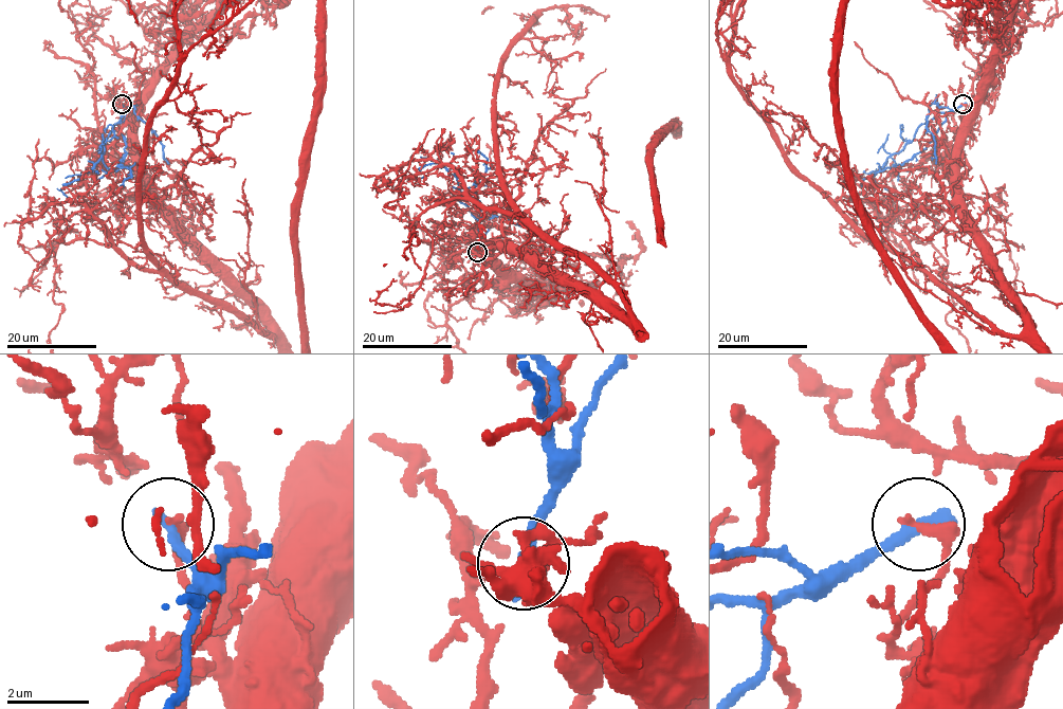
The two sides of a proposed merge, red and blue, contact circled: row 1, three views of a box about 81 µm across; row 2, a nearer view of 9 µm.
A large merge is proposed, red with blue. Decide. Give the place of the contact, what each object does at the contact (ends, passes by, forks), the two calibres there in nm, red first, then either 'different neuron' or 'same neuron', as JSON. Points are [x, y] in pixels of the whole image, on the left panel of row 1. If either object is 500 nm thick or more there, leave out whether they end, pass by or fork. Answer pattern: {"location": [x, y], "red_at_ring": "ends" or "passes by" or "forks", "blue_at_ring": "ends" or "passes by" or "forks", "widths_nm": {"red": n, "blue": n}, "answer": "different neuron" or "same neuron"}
{"location": [122, 104], "red_at_ring": "ends", "blue_at_ring": "ends", "widths_nm": {"red": 300, "blue": 340}, "answer": "different neuron"}

